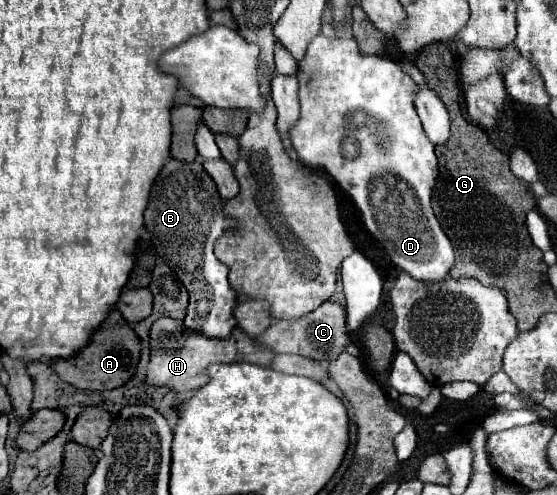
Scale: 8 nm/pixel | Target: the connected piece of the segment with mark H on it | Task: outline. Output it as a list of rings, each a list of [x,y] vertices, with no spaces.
[[[160,317],[154,321],[150,327],[150,363],[144,381],[154,387],[166,387],[182,397],[190,395],[196,391],[200,385],[206,383],[204,369],[212,363],[236,363],[236,361],[246,361],[254,365],[264,365],[268,367],[268,359],[272,359],[272,351],[262,349],[254,343],[254,339],[246,337],[244,331],[238,327],[232,329],[232,335],[228,339],[216,339],[208,337],[200,331],[186,329],[182,321],[172,319],[172,317]]]

